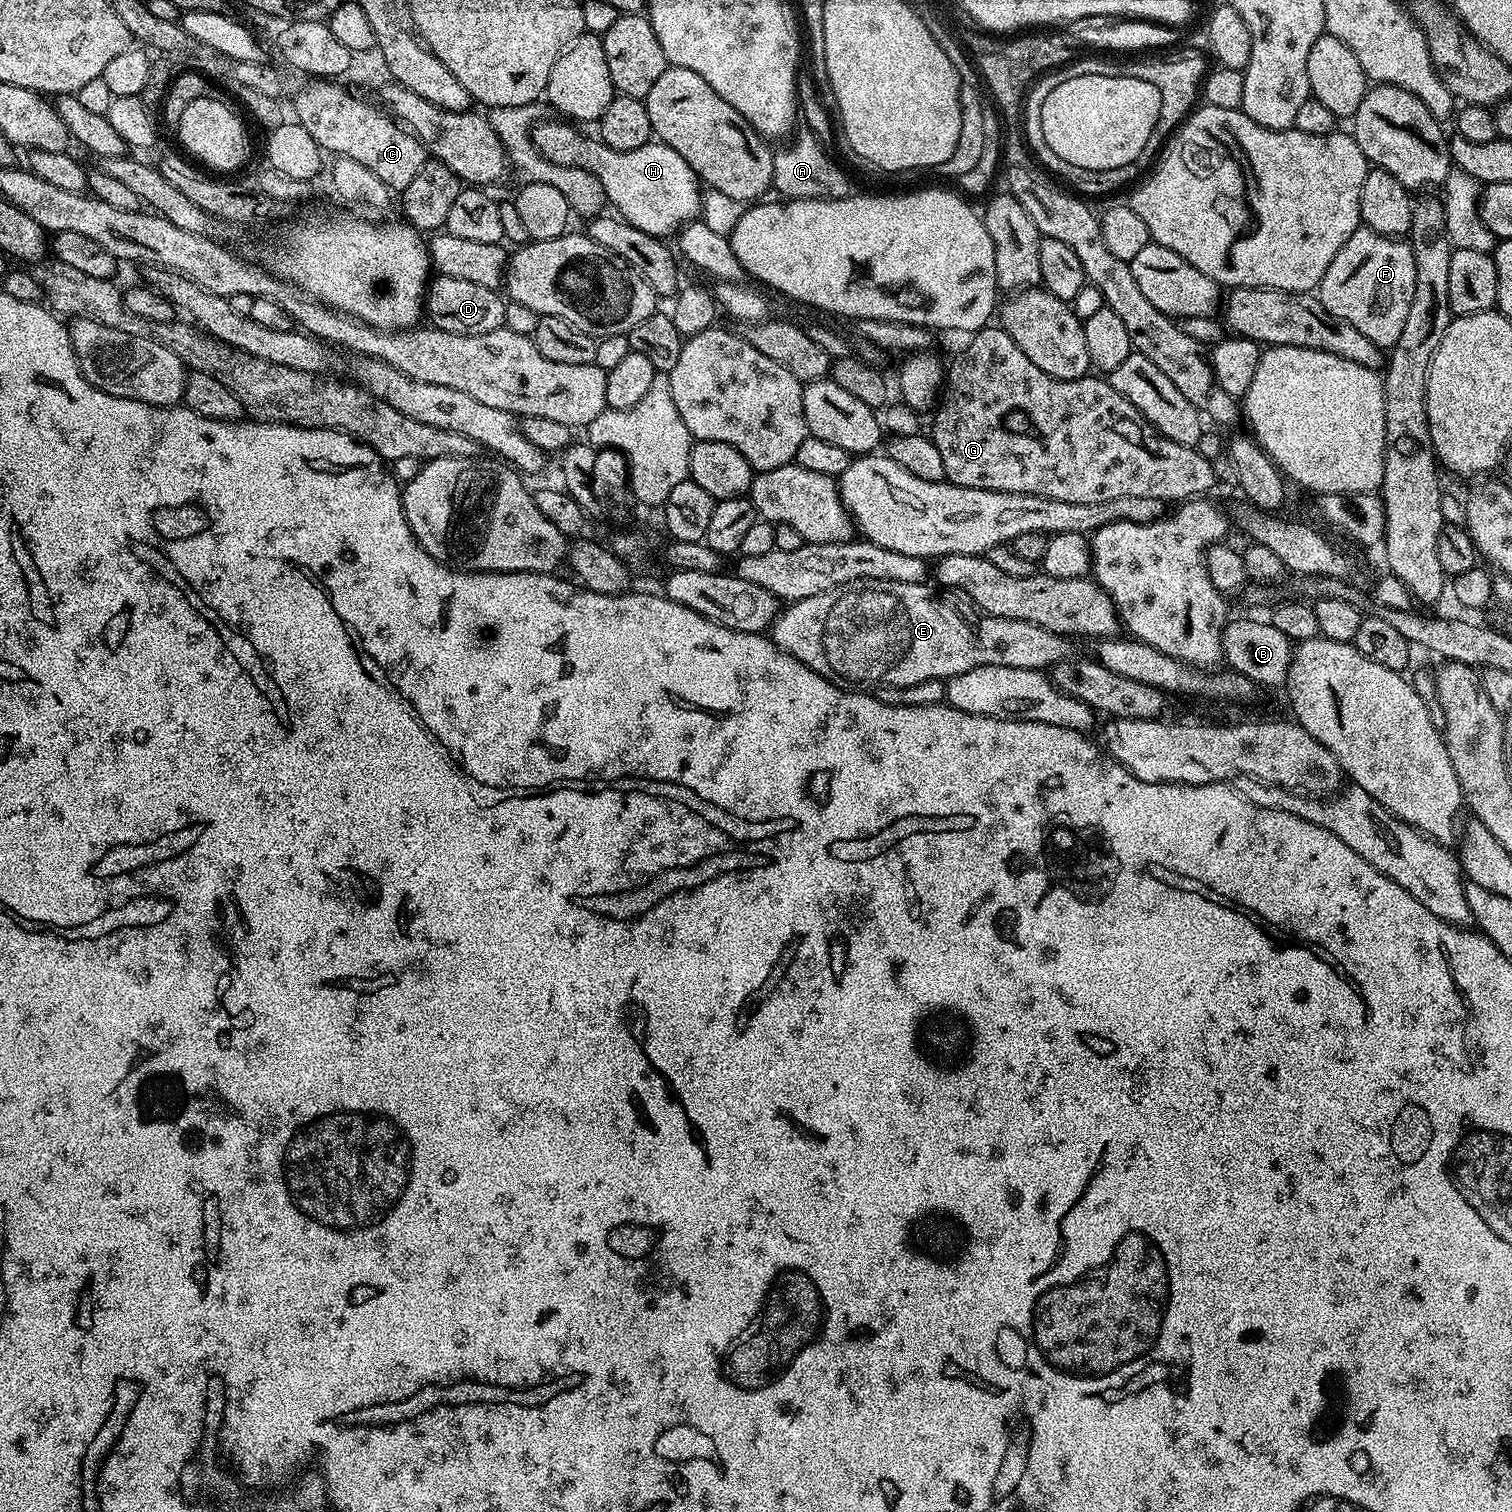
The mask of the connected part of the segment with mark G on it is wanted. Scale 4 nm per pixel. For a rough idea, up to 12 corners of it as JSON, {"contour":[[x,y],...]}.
{"contour":[[999,326],[946,368],[958,487],[1068,503],[1208,494],[1212,461],[1107,379]]}

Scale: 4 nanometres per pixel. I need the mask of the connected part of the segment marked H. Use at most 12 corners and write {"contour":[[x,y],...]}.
{"contour":[[568,122],[532,125],[536,153],[593,172],[619,219],[675,237],[702,185],[659,142],[615,152]]}

